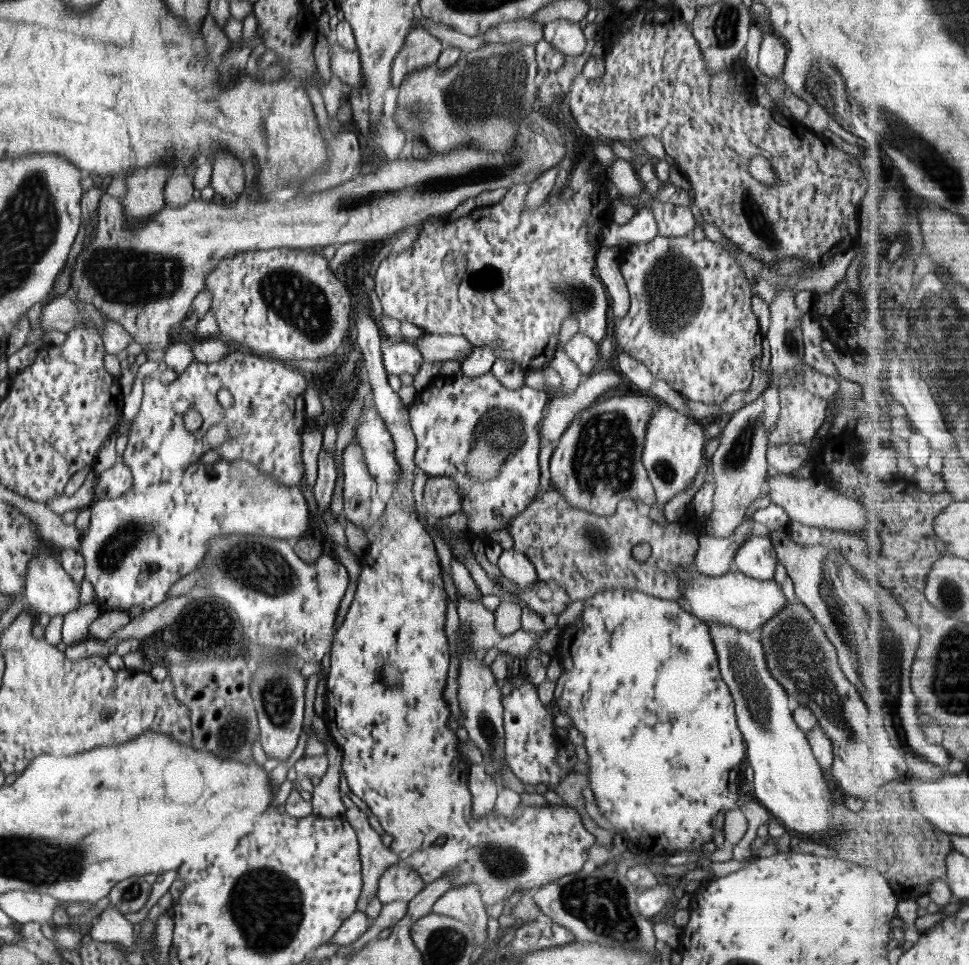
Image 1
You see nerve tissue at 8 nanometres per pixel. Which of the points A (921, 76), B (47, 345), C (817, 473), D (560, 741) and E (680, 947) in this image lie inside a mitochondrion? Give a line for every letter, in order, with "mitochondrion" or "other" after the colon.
A: other
B: other
C: other
D: other
E: other

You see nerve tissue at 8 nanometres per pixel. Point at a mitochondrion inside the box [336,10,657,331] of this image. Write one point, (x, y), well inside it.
(492, 89)

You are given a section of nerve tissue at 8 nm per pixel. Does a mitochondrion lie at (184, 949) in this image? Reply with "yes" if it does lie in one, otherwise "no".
no

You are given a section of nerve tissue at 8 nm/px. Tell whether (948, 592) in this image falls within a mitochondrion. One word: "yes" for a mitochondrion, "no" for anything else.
yes

